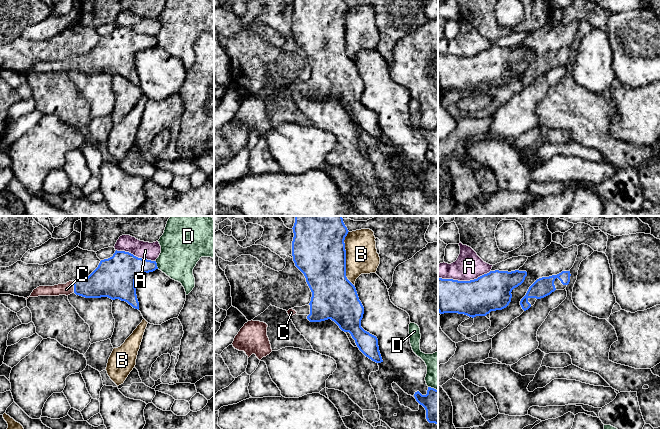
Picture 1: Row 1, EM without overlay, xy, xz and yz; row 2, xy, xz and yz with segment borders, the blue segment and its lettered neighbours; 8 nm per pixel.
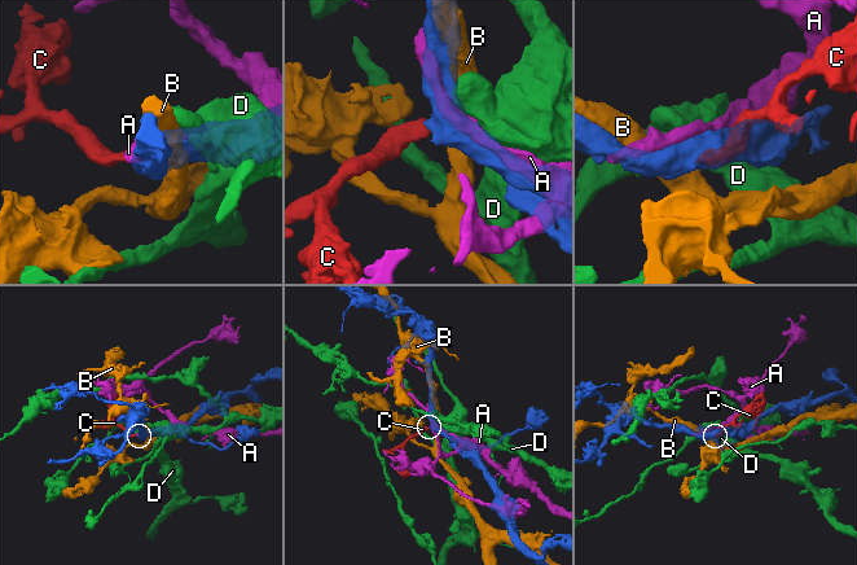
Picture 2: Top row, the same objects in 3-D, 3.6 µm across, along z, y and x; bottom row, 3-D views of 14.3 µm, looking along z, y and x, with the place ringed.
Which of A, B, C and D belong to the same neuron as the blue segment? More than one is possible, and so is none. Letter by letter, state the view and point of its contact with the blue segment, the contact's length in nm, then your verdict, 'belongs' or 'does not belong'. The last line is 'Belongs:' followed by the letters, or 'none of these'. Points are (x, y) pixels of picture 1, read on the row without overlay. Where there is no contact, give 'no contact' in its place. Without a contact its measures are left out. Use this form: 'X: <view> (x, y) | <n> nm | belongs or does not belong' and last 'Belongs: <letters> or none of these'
A: yz (464, 57) | 420 nm | does not belong
B: xz (345, 34) | 440 nm | does not belong
C: xy (74, 63) | 100 nm | belongs
D: xy (156, 41) | 70 nm | does not belong
Belongs: C

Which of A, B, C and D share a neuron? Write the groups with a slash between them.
A / B / C / D

